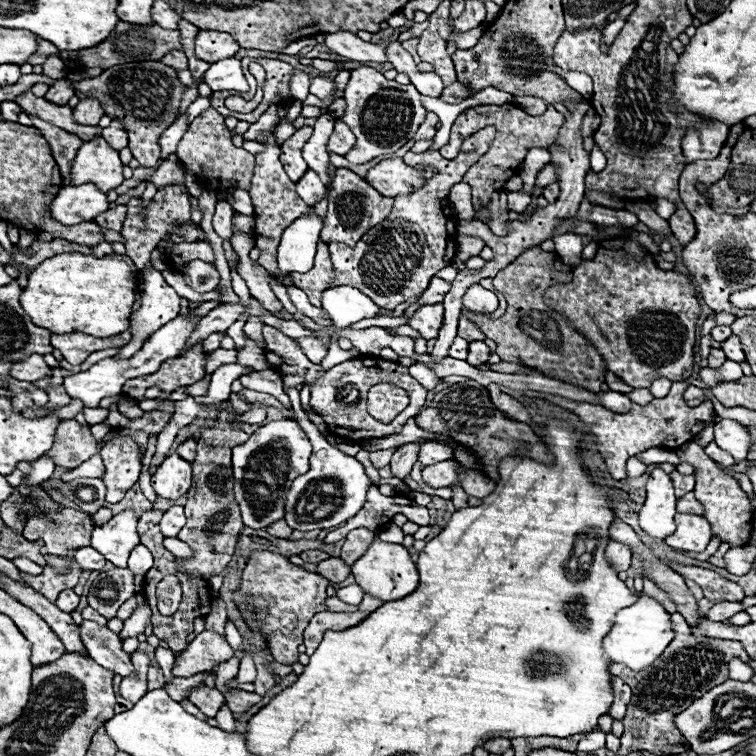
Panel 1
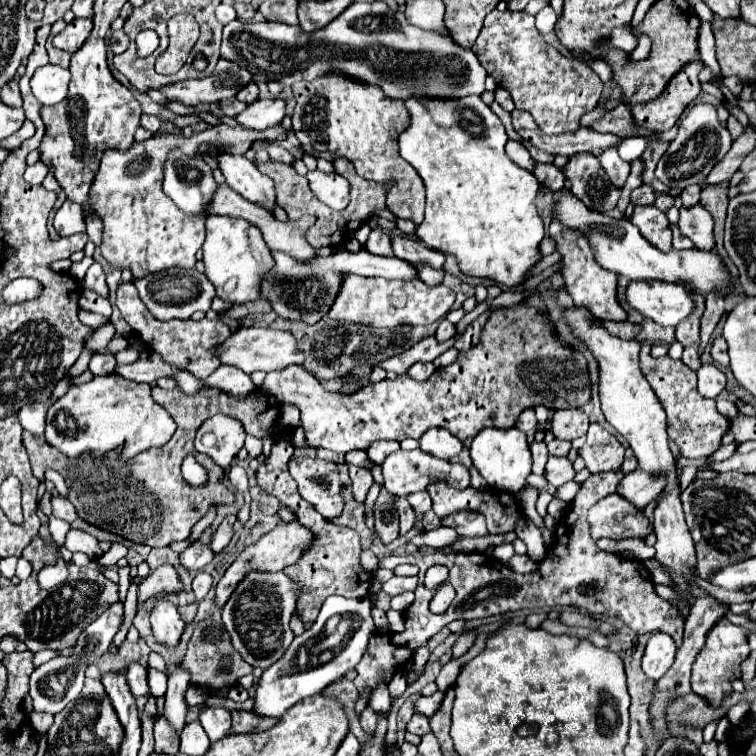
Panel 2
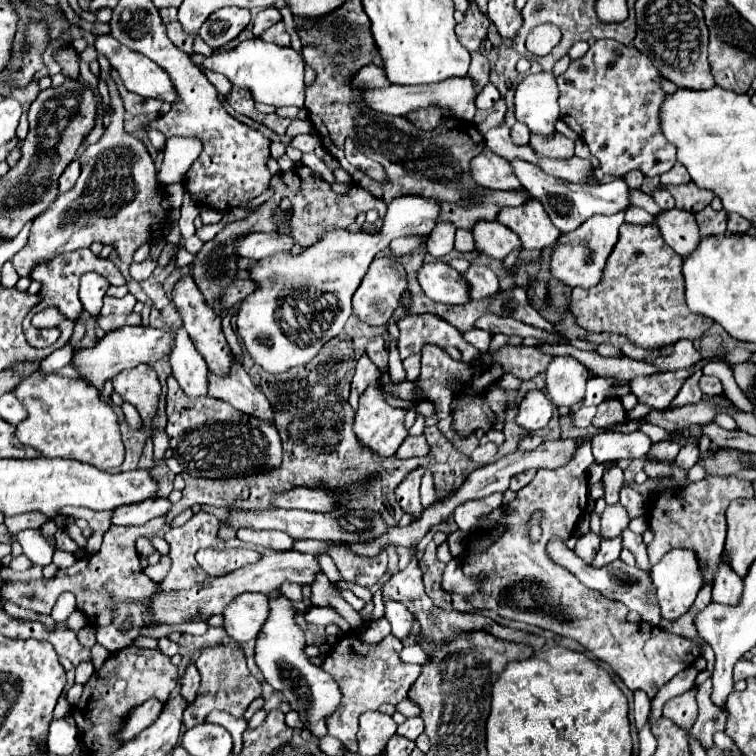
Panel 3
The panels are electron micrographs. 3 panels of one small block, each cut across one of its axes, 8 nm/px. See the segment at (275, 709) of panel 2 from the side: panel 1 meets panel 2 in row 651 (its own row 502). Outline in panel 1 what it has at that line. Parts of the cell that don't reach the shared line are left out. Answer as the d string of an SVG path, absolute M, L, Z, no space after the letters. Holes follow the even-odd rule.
M294 388L288 390L288 396L290 396L290 402L297 417L296 421L308 434L308 438L314 446L314 452L310 456L310 470L292 482L292 488L290 488L290 494L286 500L284 520L288 522L288 526L292 530L302 530L302 532L336 528L336 526L344 524L350 516L356 516L358 510L364 506L366 494L370 488L370 478L368 478L364 466L354 456L348 456L326 442L326 438L318 432L316 425L309 420L302 409L298 390L294 390Z

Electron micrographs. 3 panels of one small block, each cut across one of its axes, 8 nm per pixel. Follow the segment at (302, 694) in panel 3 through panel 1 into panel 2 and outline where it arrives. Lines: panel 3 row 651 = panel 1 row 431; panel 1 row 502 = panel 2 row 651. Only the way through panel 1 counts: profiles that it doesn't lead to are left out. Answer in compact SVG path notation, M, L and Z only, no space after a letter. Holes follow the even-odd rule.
M250 572L236 586L234 594L224 604L222 622L232 638L234 648L248 664L256 668L268 668L270 664L282 658L294 638L288 622L296 610L296 598L298 584L294 584L284 572Z

